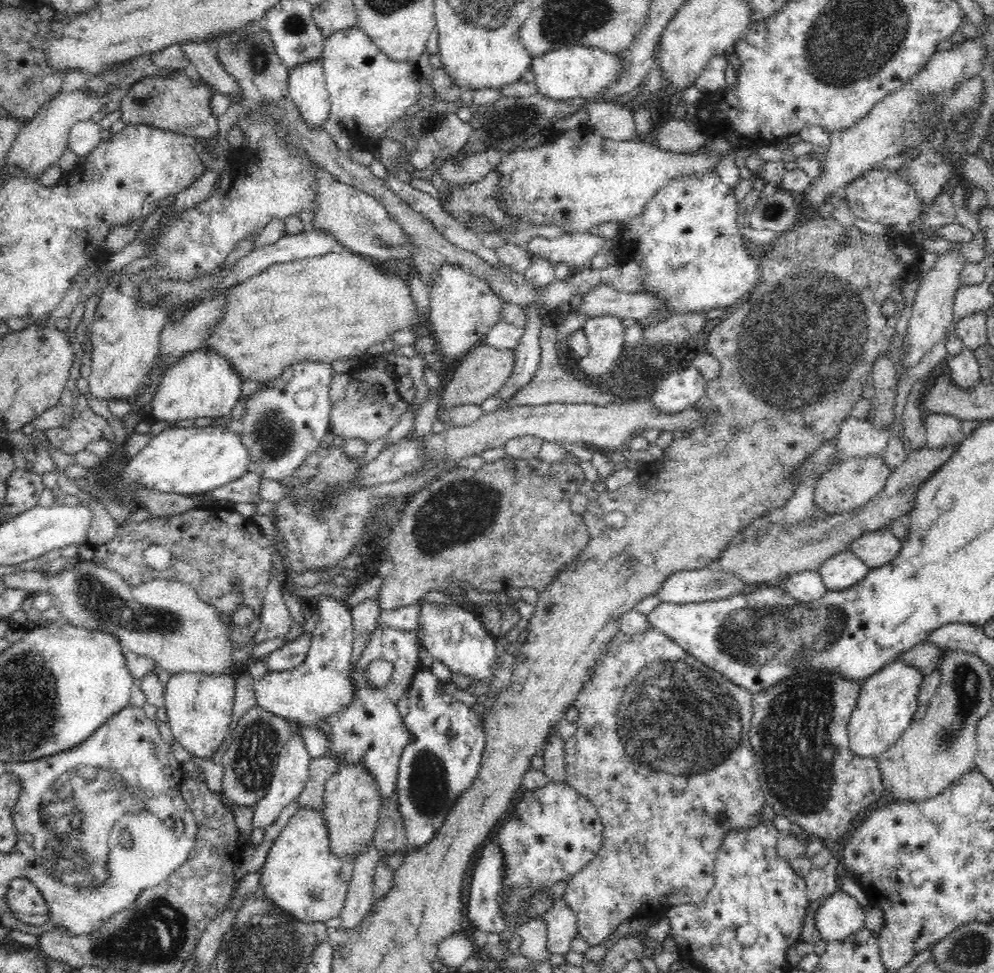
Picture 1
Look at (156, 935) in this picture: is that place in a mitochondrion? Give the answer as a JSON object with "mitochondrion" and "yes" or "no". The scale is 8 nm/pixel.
{"mitochondrion":"yes"}

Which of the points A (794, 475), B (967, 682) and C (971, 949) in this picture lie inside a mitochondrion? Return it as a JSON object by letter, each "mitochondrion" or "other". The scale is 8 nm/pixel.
{"A":"other","B":"mitochondrion","C":"mitochondrion"}

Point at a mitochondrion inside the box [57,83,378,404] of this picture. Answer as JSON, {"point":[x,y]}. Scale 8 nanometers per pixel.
{"point":[156,97]}

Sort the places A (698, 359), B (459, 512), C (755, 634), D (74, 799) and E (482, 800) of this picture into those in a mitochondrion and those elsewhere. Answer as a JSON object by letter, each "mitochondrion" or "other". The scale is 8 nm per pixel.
{"A":"other","B":"mitochondrion","C":"mitochondrion","D":"mitochondrion","E":"other"}

